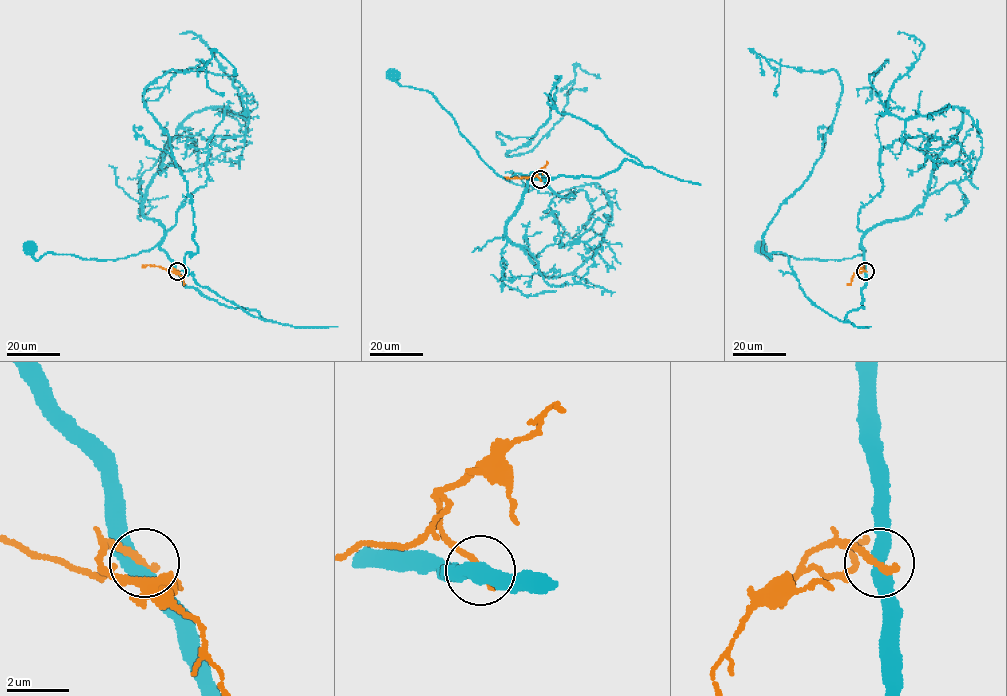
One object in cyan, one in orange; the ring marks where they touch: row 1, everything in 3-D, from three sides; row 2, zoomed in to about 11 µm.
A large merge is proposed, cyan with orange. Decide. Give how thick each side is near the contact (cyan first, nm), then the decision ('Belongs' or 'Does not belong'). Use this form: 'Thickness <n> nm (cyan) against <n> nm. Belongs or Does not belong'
Thickness 480 nm (cyan) against 260 nm. Does not belong

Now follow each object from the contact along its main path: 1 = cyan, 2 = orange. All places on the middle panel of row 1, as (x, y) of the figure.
1: (539, 178), (516, 173), (509, 178), (498, 175), (461, 134), (430, 92), (402, 86), (392, 74)
2: (539, 178), (537, 173), (521, 178), (505, 176)

